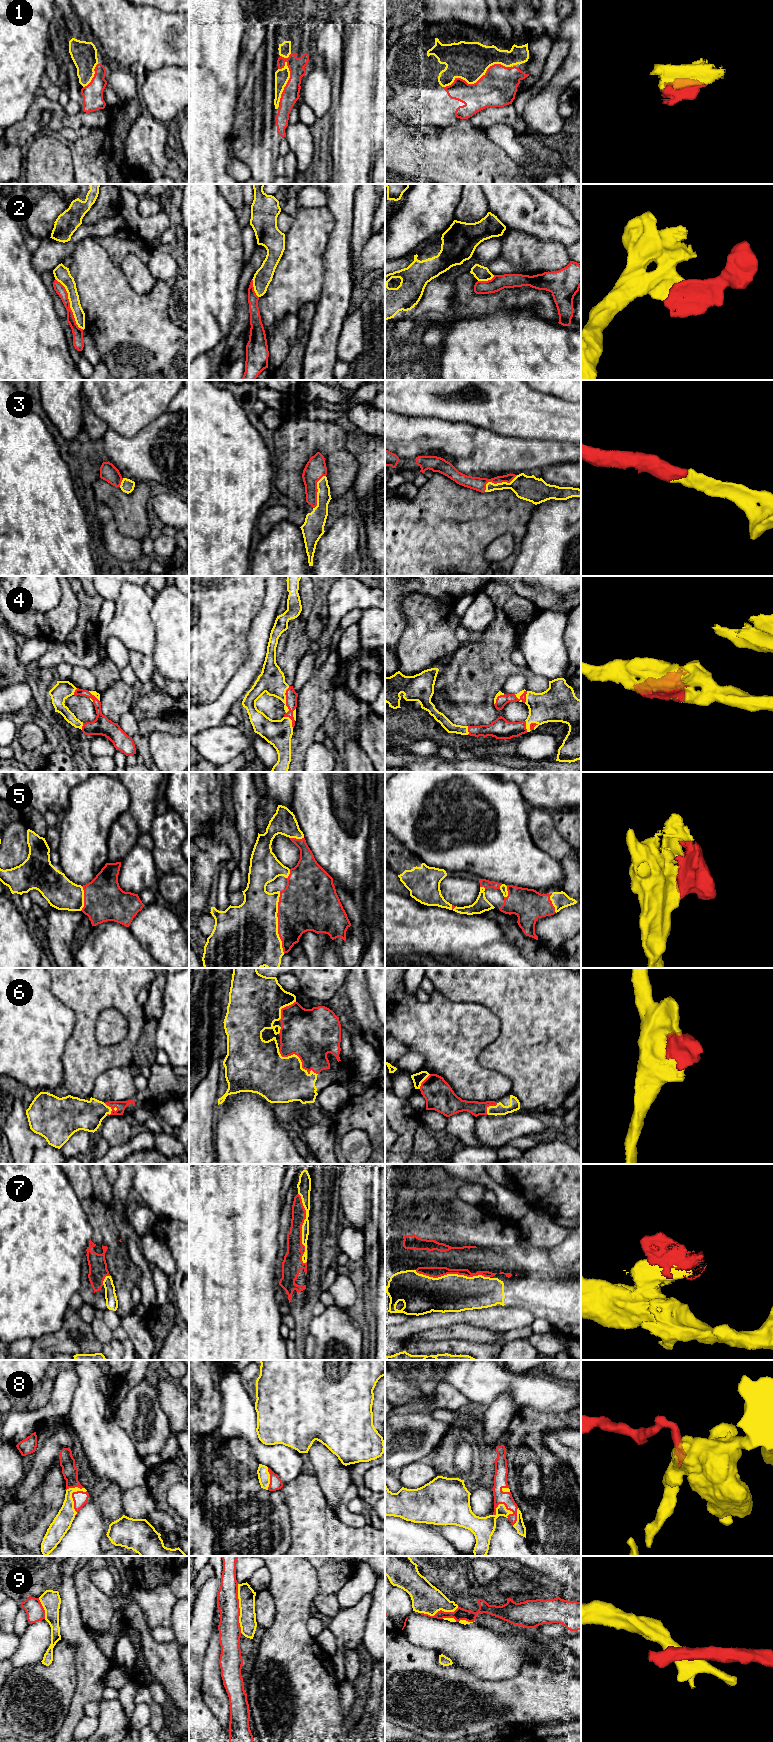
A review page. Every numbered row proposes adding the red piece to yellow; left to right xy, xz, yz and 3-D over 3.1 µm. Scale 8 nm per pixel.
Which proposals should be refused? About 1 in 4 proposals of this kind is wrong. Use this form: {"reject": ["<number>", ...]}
{"reject": ["2", "7", "9"]}

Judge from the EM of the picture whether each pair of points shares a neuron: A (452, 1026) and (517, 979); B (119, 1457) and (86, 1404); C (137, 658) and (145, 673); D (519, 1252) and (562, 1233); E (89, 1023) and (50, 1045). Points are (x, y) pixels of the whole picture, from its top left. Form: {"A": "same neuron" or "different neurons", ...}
{"A": "different neurons", "B": "same neuron", "C": "same neuron", "D": "different neurons", "E": "different neurons"}

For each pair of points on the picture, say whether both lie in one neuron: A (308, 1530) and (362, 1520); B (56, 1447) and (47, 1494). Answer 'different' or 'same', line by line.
A: different
B: different

